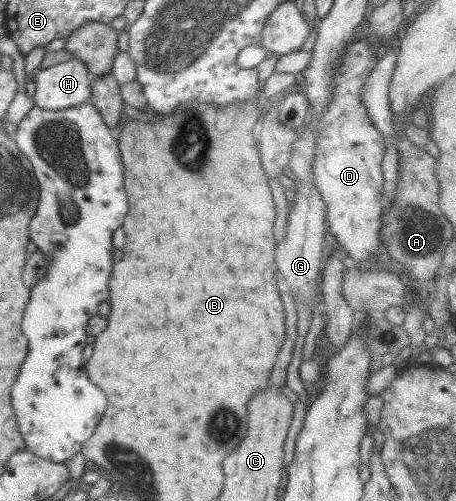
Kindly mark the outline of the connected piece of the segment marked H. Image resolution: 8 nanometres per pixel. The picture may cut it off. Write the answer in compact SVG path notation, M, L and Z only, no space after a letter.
M76 57L38 70L33 77L35 94L32 98L36 107L59 110L90 101L92 74Z

